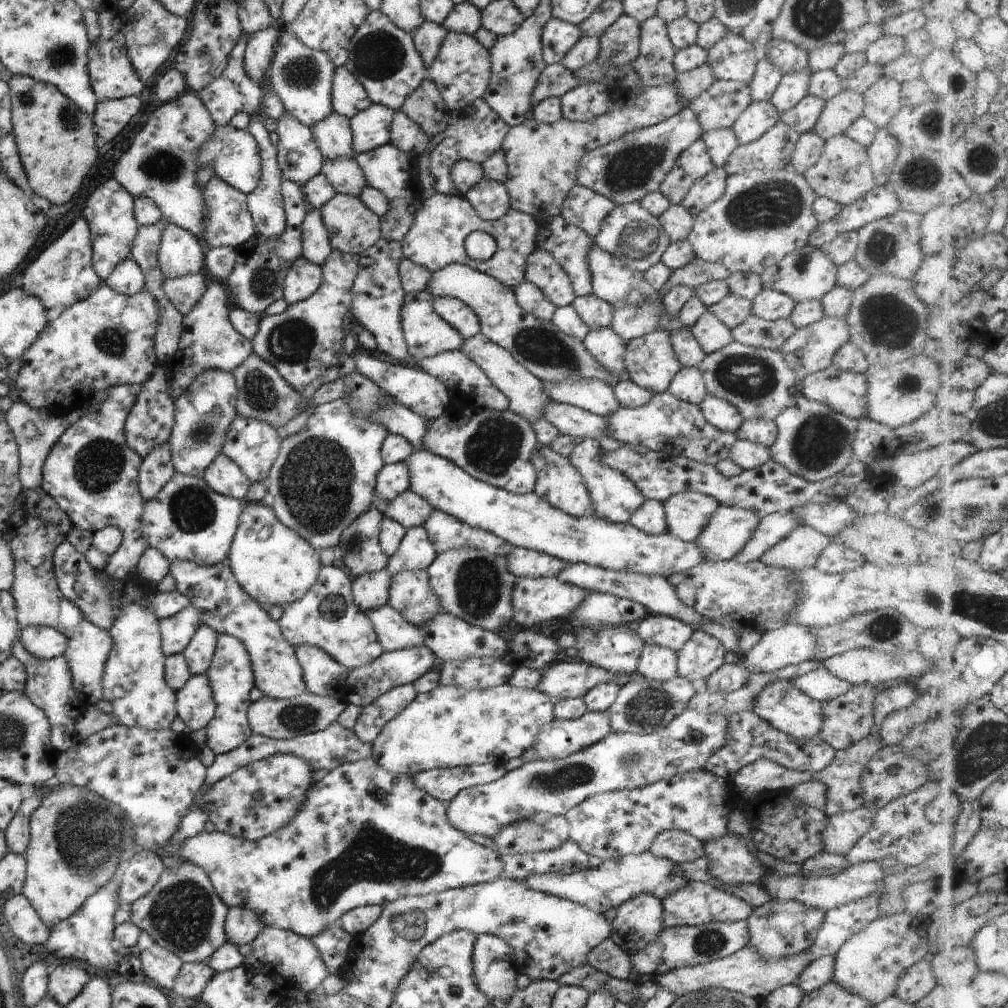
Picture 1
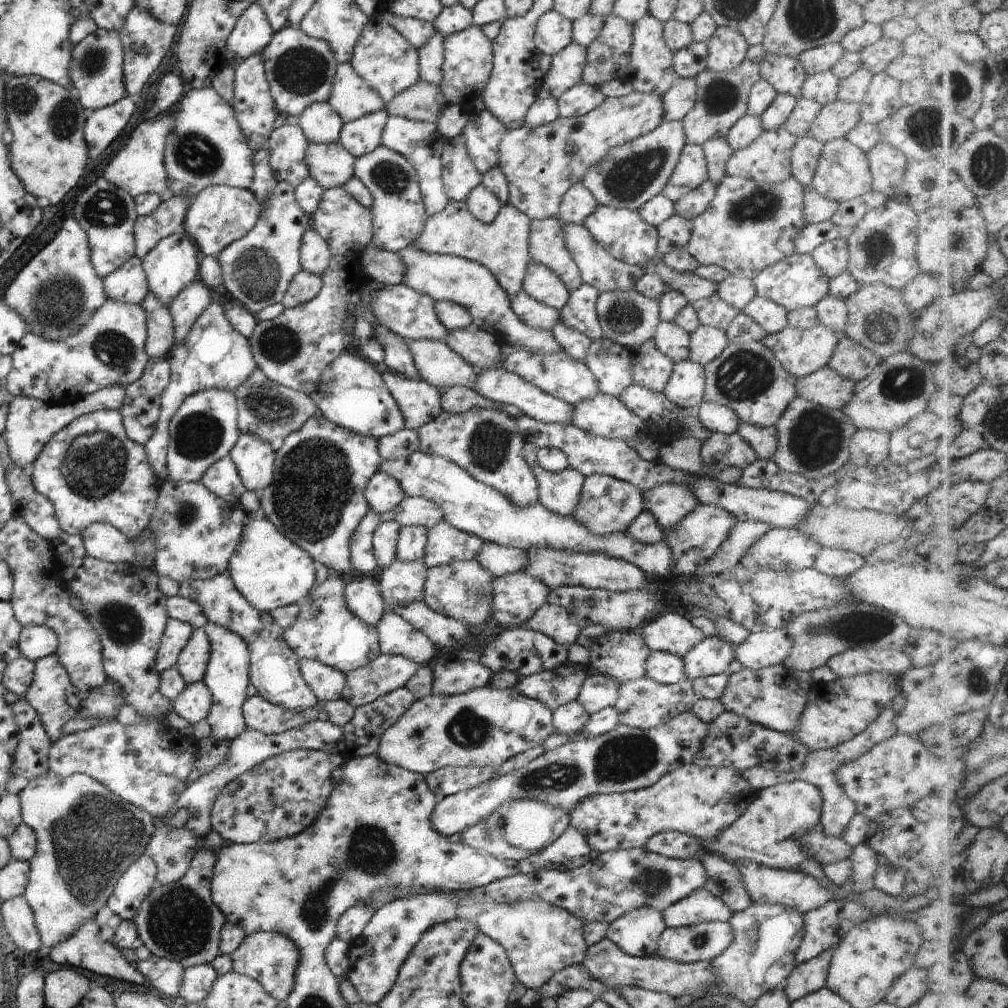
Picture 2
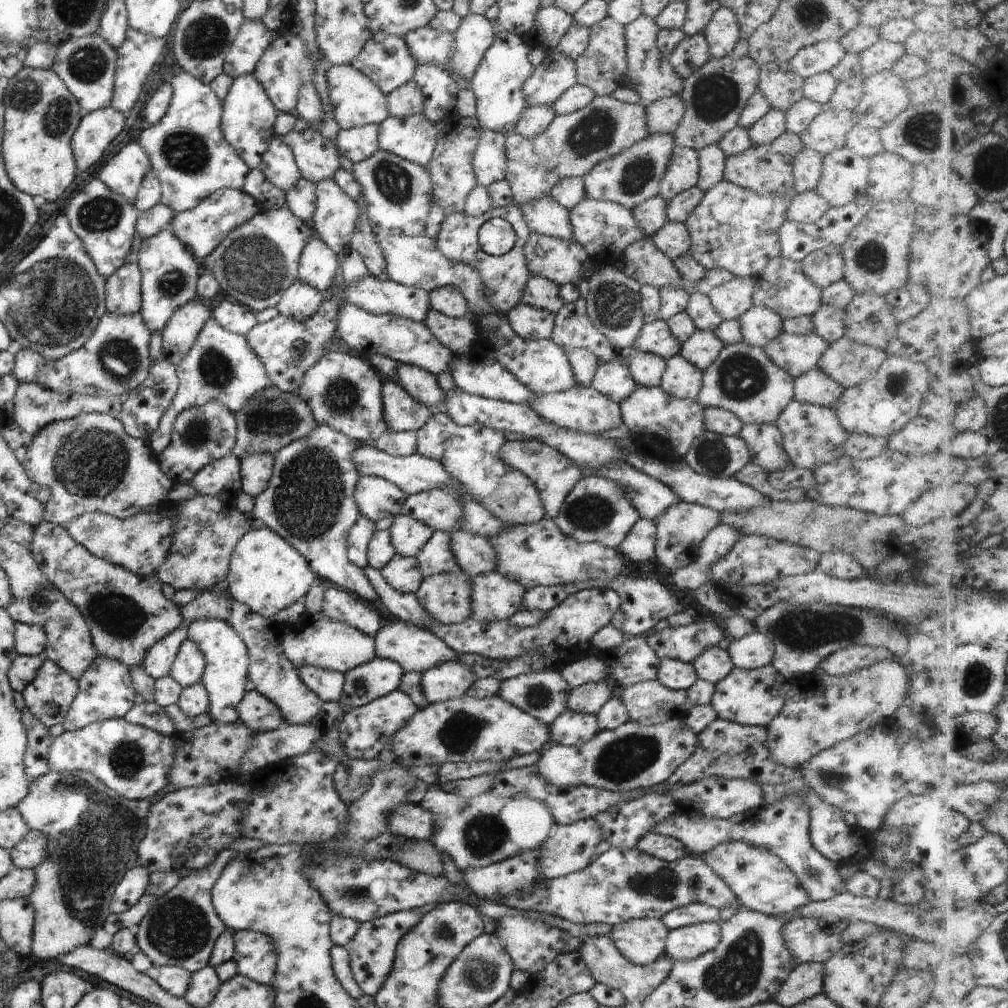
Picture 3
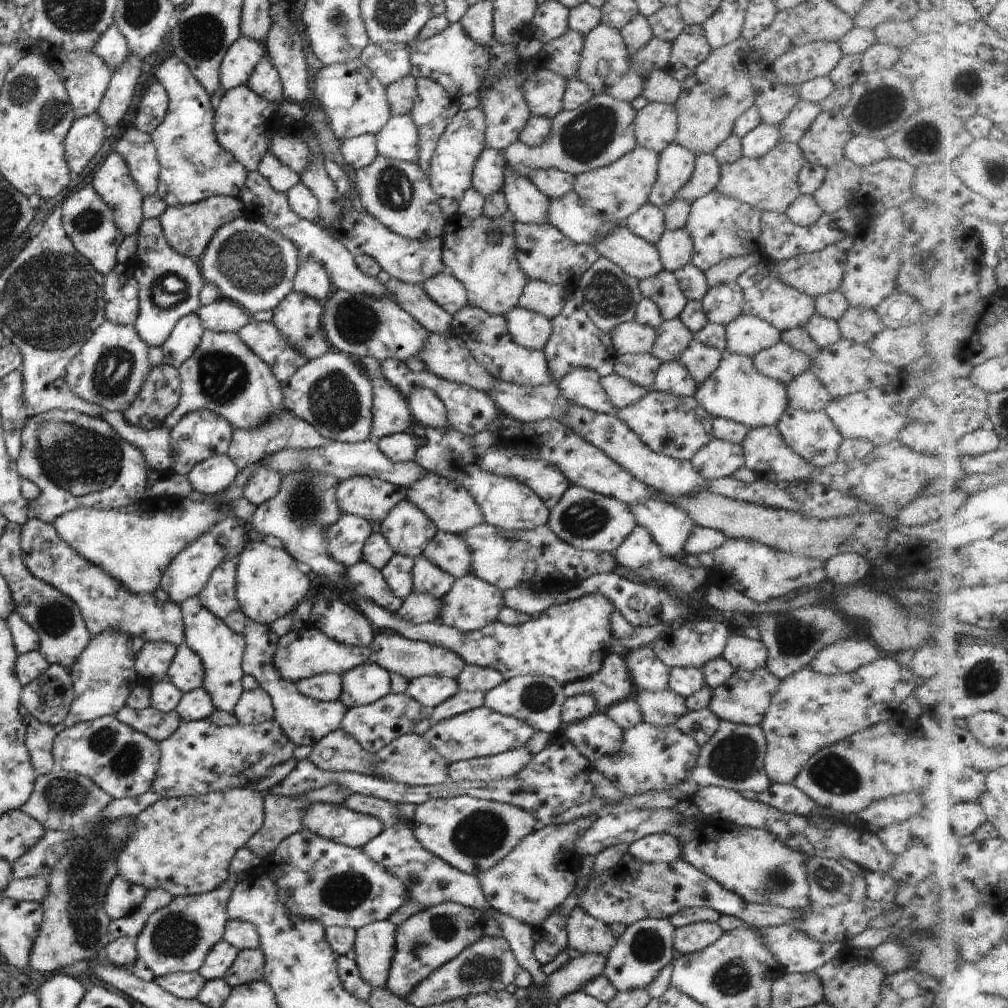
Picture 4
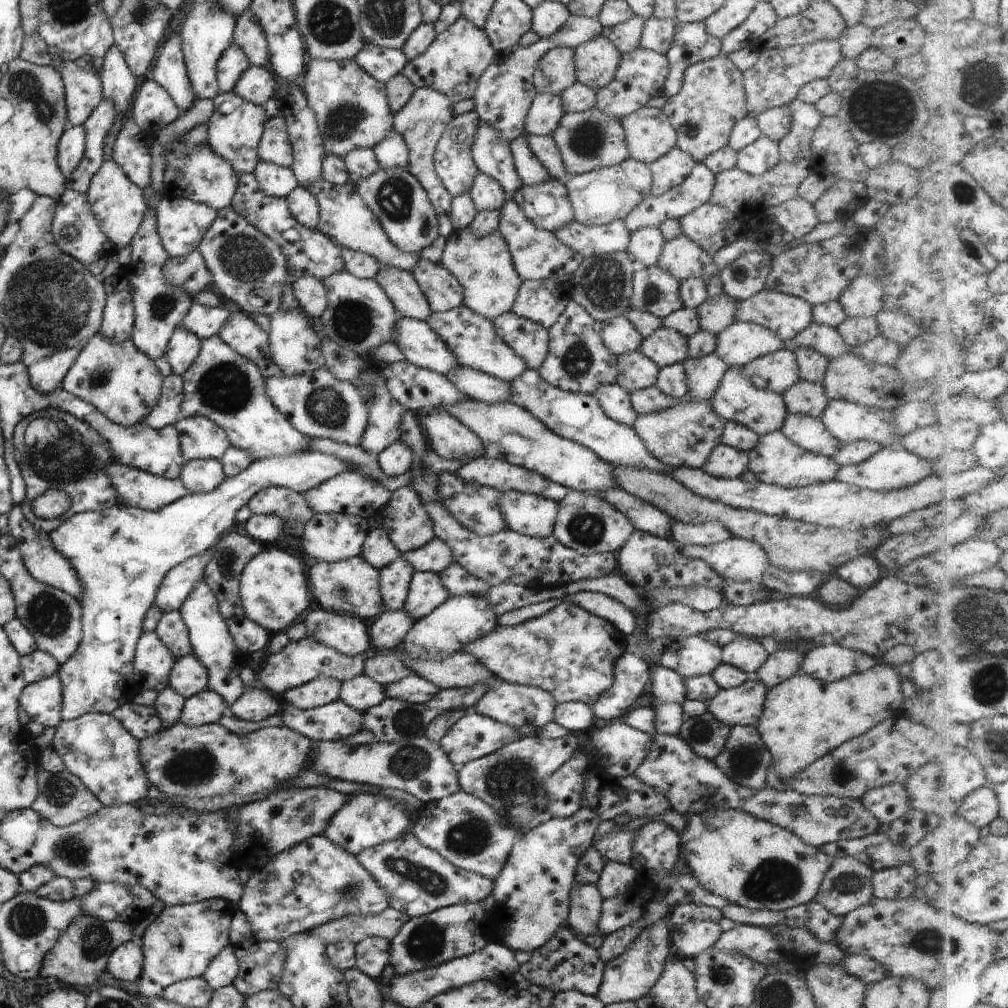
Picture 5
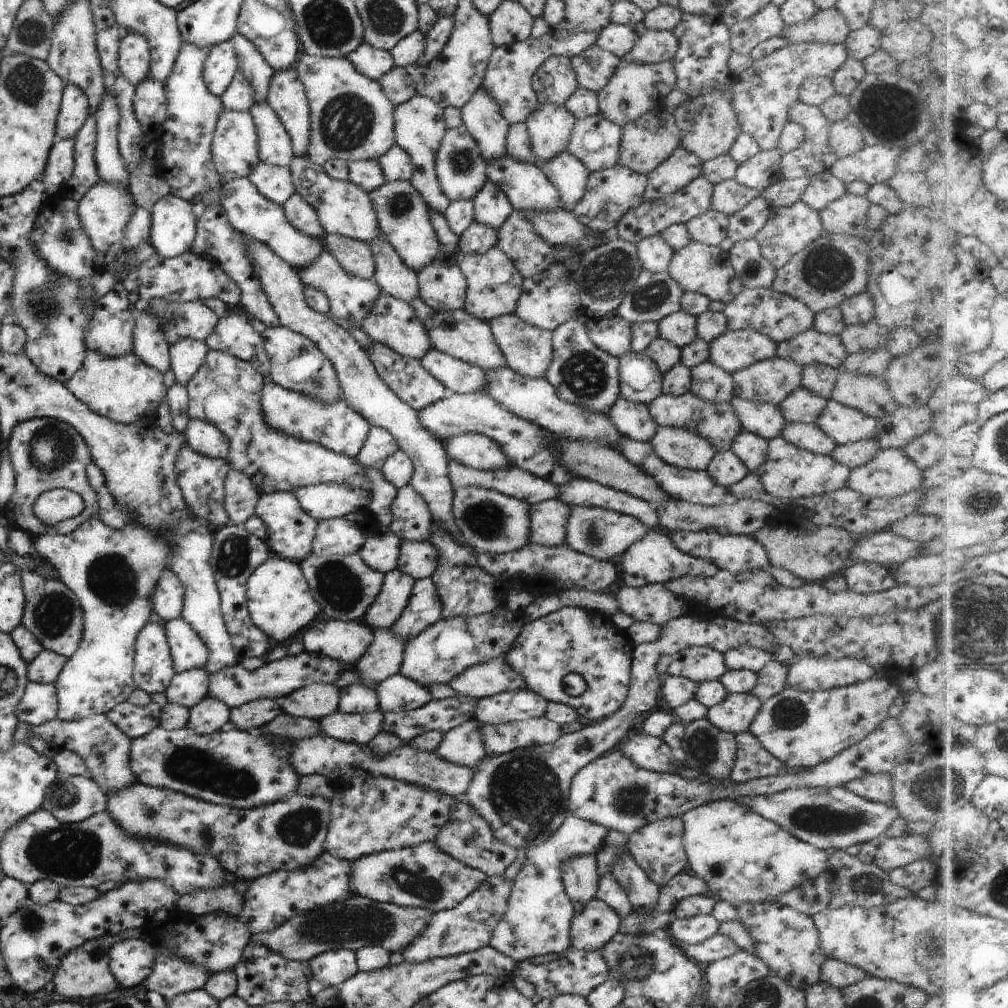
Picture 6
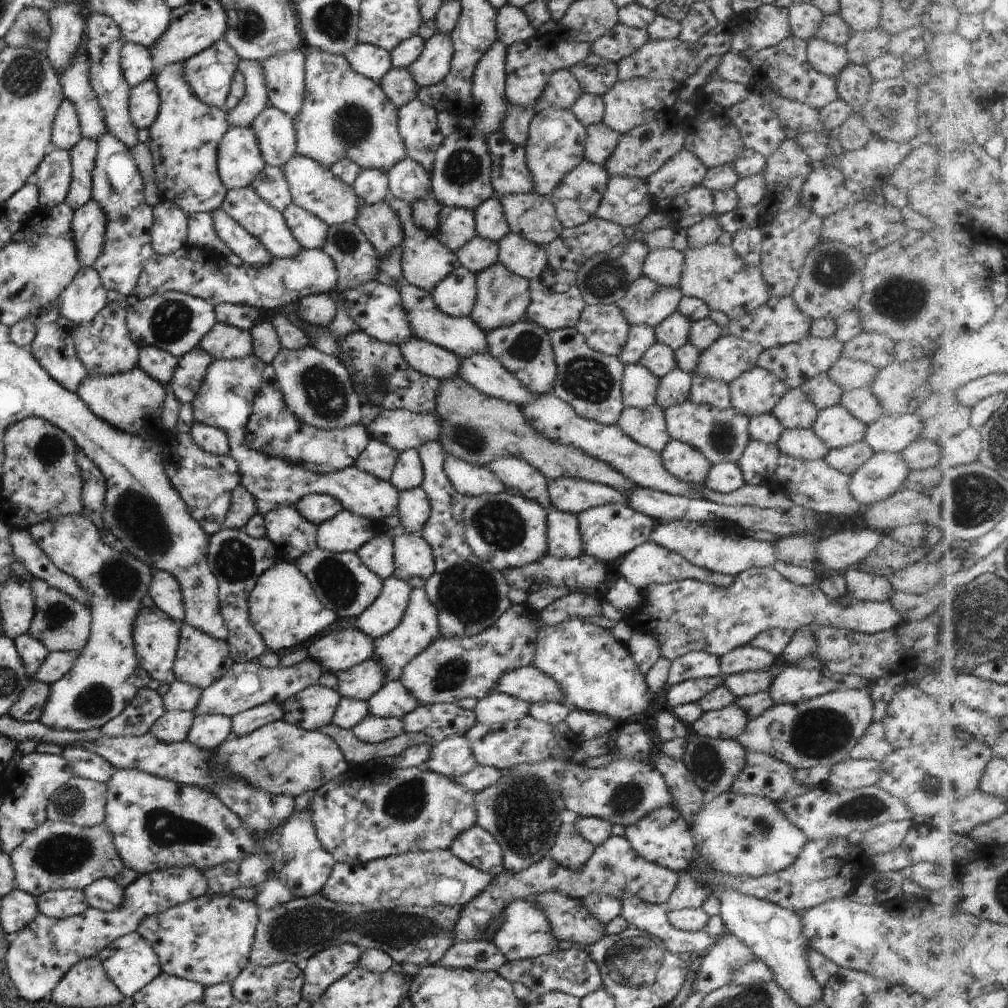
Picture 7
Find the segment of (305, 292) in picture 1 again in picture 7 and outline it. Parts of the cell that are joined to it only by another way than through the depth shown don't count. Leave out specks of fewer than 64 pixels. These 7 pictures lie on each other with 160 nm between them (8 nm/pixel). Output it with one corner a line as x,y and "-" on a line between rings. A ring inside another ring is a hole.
303,347
294,351
281,350
269,365
274,370
284,403
299,422
325,430
342,429
349,425
361,424
361,400
352,388
347,370
334,356
322,353
313,347

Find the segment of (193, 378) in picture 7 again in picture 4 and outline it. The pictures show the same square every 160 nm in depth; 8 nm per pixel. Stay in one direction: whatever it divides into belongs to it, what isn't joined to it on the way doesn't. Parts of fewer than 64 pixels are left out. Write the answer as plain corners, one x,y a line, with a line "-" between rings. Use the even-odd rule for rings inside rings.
195,313
177,320
169,336
160,346
163,364
178,369
197,348
203,331
204,328

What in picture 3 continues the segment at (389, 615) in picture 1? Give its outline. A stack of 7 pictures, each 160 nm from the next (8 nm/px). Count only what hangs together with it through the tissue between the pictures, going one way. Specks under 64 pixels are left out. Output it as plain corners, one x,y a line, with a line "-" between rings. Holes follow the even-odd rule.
399,620
383,621
382,627
372,639
374,640
374,658
392,660
402,668
403,673
411,671
422,673
440,664
456,660
456,652
435,635

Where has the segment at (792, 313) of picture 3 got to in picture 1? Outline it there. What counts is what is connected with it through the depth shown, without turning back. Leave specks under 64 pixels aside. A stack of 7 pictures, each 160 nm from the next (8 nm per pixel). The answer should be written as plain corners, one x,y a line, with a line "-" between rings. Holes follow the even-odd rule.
805,245
786,254
770,267
764,268
758,277
762,289
777,291
789,296
795,303
818,301
836,286
835,279
838,267
835,266
820,249

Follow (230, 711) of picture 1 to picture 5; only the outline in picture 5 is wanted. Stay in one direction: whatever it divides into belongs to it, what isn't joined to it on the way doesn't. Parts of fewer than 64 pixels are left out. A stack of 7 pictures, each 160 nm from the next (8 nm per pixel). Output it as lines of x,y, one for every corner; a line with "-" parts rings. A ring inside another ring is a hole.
202,580
195,583
183,604
178,608
182,621
188,632
188,641
194,657
207,671
207,690
216,692
227,708
235,702
243,690
243,684
237,672
245,664
246,654
242,653
232,641
218,611
217,601
211,589

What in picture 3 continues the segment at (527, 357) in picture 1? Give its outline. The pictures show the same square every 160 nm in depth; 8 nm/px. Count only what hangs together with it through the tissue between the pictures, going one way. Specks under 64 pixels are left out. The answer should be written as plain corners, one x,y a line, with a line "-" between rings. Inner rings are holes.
372,236
380,248
386,265
385,272
390,281
397,284
423,289
425,292
441,287
455,287
459,294
466,300
469,314
483,315
485,313
497,313
492,304
484,296
484,283
480,279
479,273
469,265
448,261
436,247
434,238
419,236
393,236
380,237

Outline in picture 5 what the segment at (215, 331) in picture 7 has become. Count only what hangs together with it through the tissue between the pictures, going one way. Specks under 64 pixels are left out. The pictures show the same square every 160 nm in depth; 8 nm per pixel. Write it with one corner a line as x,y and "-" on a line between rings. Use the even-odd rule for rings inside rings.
235,312
227,317
223,326
219,328
216,334
228,347
231,347
239,356
250,360
265,379
267,377
276,377
281,375
280,370
275,366
268,351
268,334
261,331
259,326
253,320
245,316
242,312

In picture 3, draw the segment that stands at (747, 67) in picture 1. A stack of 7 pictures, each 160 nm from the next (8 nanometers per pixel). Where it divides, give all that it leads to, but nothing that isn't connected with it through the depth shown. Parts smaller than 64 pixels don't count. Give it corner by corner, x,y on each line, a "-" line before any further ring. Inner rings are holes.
719,6
702,30
711,58
728,55
739,40
740,28
730,8

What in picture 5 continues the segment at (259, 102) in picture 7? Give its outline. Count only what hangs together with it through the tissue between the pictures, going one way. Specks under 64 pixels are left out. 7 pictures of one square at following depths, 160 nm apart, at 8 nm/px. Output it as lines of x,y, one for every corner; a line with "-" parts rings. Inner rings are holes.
248,8
235,18
230,44
243,53
250,66
270,70
263,33

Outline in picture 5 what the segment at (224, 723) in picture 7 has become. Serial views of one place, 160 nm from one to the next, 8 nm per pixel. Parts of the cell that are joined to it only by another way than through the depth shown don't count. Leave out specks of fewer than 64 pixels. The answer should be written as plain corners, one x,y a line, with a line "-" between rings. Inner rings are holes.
199,691
185,699
178,722
188,727
217,723
228,713
224,700
213,691

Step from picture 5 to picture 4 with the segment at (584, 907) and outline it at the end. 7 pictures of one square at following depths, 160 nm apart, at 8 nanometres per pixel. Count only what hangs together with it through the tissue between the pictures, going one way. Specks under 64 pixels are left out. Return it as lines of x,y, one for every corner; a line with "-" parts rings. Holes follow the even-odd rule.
573,907
566,918
567,945
581,955
608,955
615,939
609,927
600,920
584,913
581,907

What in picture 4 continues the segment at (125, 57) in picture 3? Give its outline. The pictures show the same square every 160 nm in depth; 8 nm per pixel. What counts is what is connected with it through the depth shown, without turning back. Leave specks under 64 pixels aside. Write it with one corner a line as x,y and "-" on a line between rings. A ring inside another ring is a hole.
127,53
123,64
111,72
110,79
103,93
96,115
105,127
117,124
133,98
133,90
141,70
141,61
131,53

